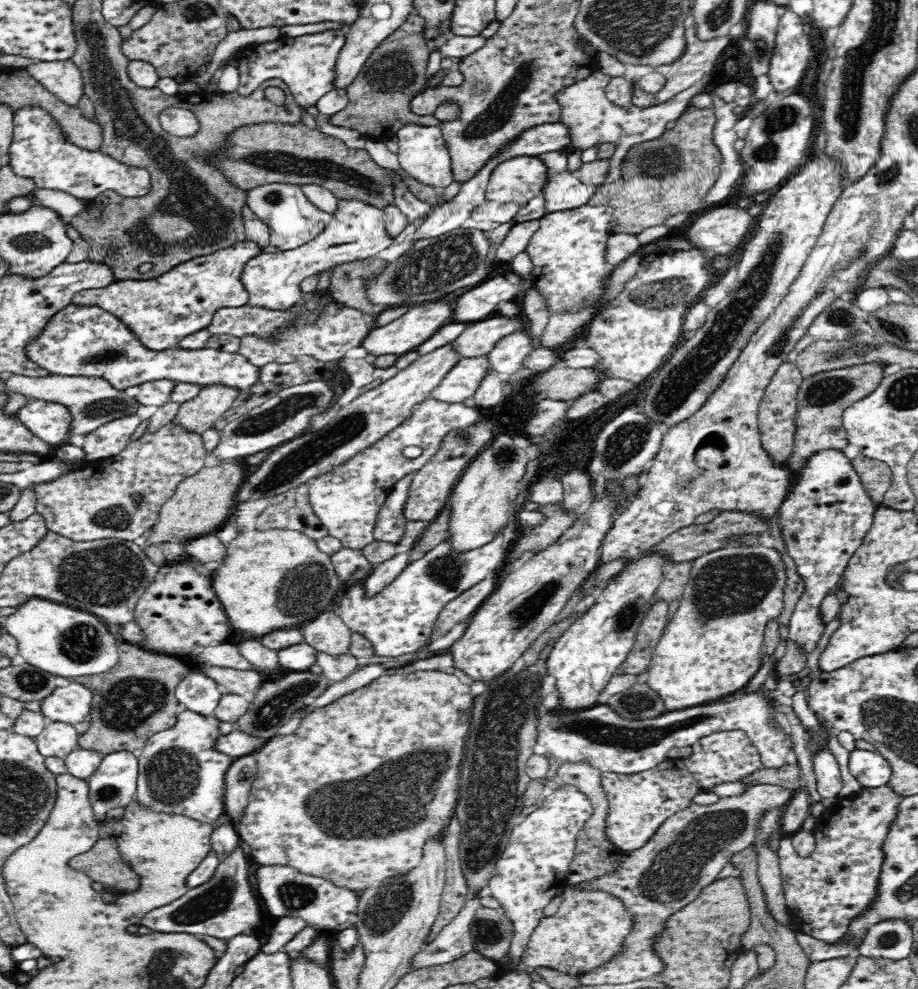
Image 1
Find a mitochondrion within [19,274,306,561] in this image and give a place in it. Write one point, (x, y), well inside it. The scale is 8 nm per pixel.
(117, 517)

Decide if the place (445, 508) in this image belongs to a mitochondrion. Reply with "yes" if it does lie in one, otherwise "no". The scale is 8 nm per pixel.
no

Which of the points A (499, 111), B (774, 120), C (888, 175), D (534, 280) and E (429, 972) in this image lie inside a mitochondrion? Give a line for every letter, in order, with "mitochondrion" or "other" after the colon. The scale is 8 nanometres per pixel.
A: mitochondrion
B: mitochondrion
C: mitochondrion
D: other
E: other

